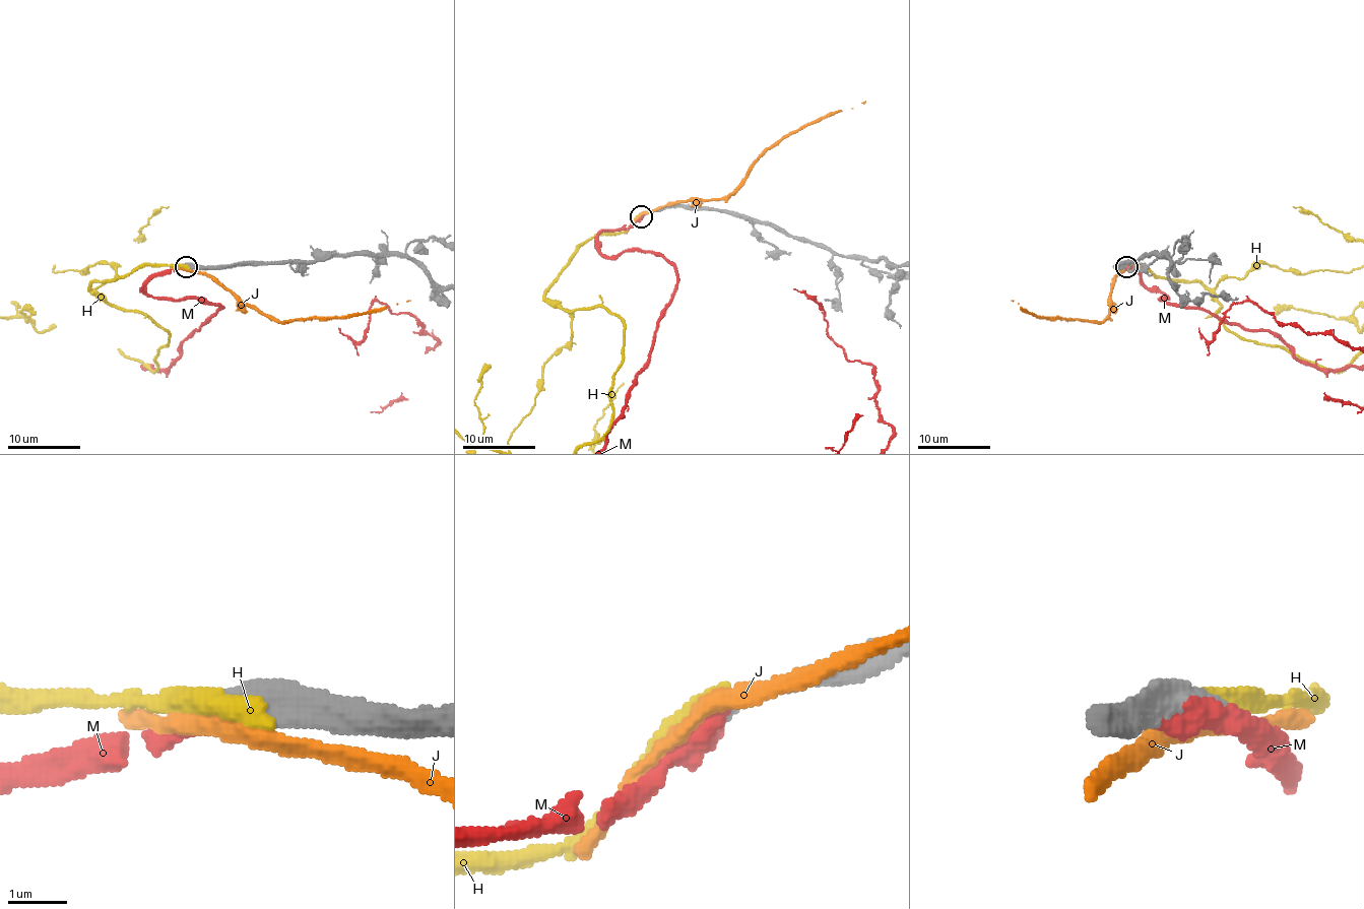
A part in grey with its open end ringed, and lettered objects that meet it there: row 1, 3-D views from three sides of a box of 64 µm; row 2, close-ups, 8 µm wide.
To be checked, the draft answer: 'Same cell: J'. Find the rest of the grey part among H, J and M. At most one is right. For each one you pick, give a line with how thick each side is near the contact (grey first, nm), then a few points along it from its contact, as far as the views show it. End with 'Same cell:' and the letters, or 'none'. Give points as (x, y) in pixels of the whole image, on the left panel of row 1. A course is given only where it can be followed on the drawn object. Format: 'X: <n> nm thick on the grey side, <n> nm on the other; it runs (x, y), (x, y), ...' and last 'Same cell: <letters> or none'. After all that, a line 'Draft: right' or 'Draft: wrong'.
M: 550 nm thick on the grey side, 500 nm on the other
Same cell: M
Draft: wrong

